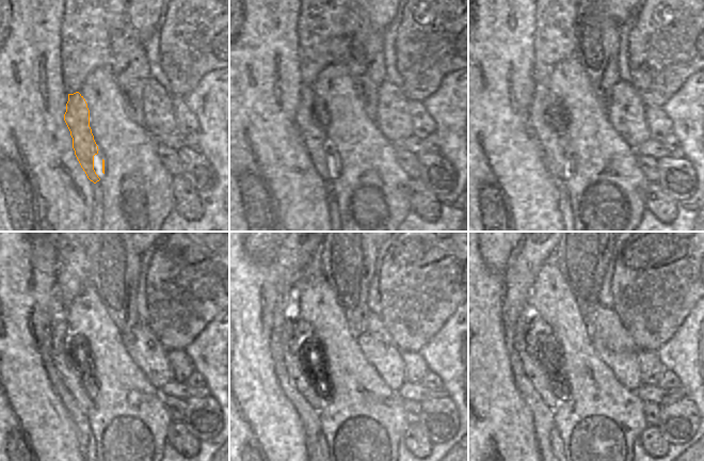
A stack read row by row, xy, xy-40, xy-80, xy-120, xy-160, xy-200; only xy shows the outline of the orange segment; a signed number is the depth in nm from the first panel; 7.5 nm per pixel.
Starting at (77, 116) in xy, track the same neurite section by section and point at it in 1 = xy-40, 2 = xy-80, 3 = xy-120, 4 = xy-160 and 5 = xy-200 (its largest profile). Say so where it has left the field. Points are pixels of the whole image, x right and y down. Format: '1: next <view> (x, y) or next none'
1: next xy-40 (312, 117)
2: next xy-80 (552, 145)
3: next xy-120 (60, 371)
4: next xy-160 (303, 381)
5: next xy-200 (553, 395)

